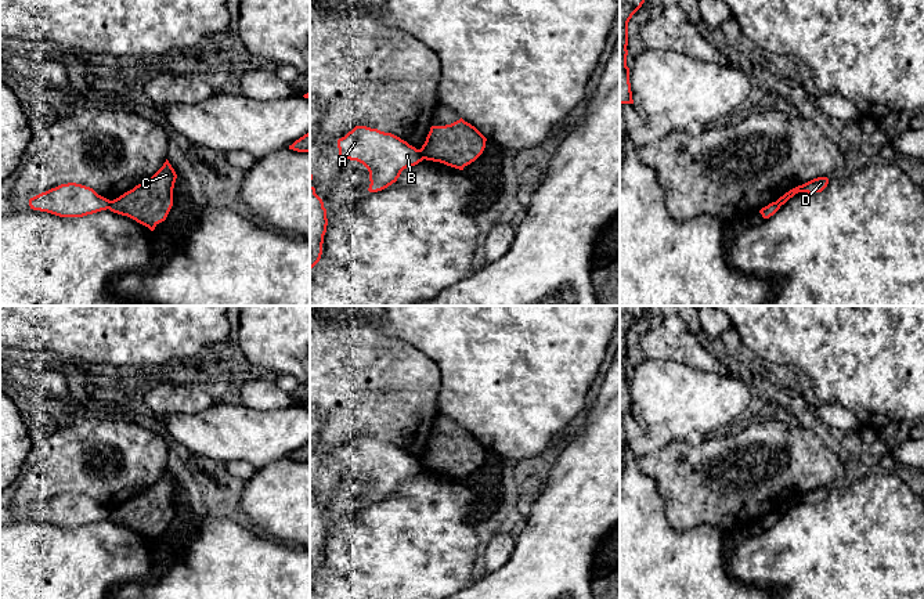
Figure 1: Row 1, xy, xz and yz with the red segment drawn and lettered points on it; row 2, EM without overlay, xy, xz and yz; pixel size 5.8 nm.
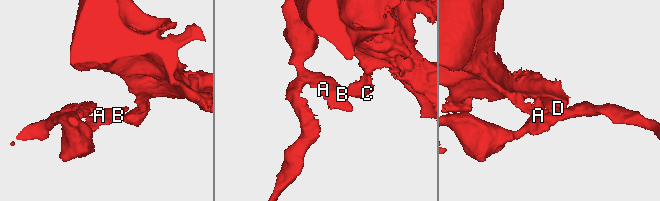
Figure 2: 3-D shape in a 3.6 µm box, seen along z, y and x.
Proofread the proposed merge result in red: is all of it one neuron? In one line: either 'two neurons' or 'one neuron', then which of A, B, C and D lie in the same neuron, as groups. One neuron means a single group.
two neurons | A B D / C

